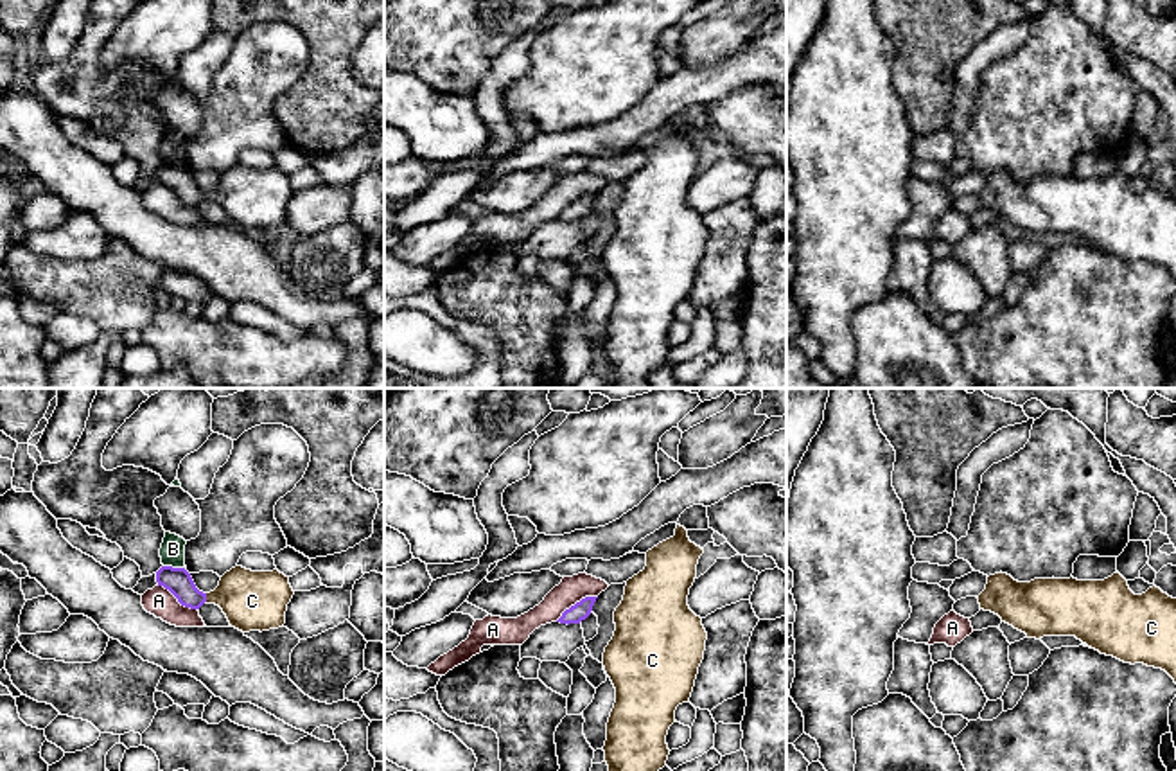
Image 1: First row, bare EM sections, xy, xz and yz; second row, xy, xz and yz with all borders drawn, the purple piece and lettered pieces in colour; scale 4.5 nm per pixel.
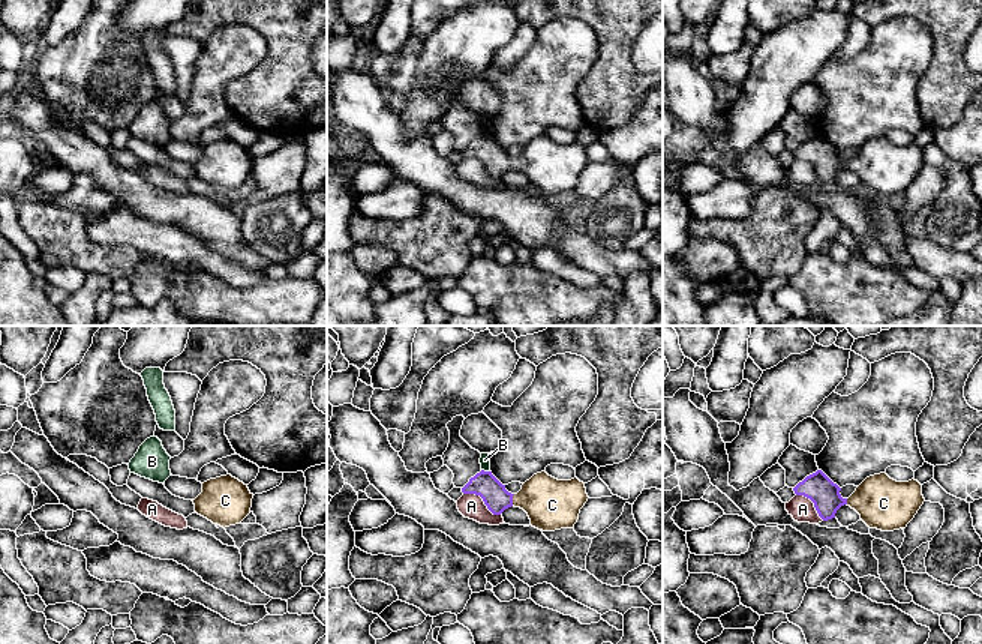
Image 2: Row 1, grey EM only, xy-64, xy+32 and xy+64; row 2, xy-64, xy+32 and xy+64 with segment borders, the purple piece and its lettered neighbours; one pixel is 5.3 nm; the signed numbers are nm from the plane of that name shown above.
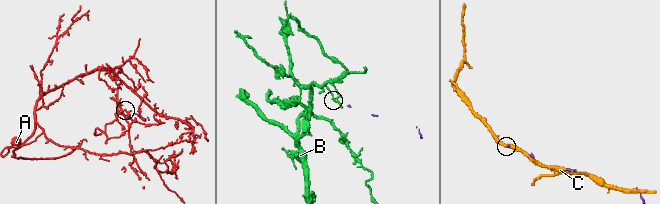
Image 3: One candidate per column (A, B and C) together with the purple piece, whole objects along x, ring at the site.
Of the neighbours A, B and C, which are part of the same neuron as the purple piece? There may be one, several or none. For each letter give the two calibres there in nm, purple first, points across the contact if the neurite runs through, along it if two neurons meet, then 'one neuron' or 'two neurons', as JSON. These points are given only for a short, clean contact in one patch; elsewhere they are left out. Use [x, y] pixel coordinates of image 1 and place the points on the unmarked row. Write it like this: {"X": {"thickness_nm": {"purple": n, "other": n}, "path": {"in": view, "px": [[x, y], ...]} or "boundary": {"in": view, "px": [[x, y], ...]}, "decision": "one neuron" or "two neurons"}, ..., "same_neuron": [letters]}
{"A": {"thickness_nm": {"purple": 80, "other": 120}, "boundary": {"in": "xz", "px": [[596, 193], [586, 193], [577, 198], [555, 218]]}, "decision": "two neurons"}, "B": {"thickness_nm": {"purple": 120, "other": 110}, "boundary": {"in": "xy", "px": [[164, 162], [185, 168]]}, "decision": "two neurons"}, "C": {"thickness_nm": {"purple": 120, "other": 280}, "decision": "one neuron"}, "same_neuron": ["C"]}

